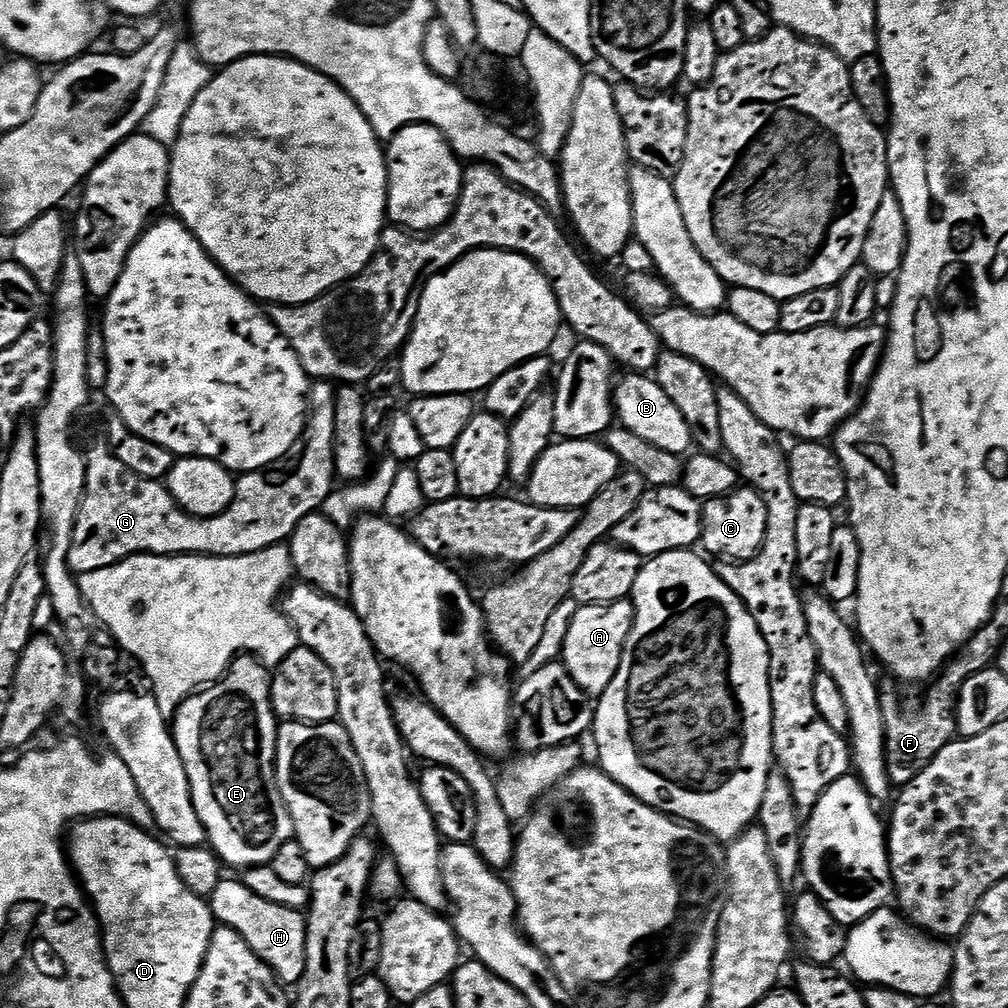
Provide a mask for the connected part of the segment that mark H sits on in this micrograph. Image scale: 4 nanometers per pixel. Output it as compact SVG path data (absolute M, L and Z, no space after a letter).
M221 879L220 884L210 897L212 914L217 925L234 930L242 936L246 946L272 968L273 974L285 986L299 985L302 974L306 970L306 916L303 911L286 906L278 906L274 902L266 902L266 898L258 898L254 890L244 885L243 879Z

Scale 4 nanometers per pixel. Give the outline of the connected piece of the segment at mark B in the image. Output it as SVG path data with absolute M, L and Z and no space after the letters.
M628 374L625 380L615 385L614 388L614 416L619 427L638 434L638 438L646 438L654 446L662 450L670 450L670 454L683 457L693 451L692 435L686 418L670 397L658 386L655 378L648 374Z

